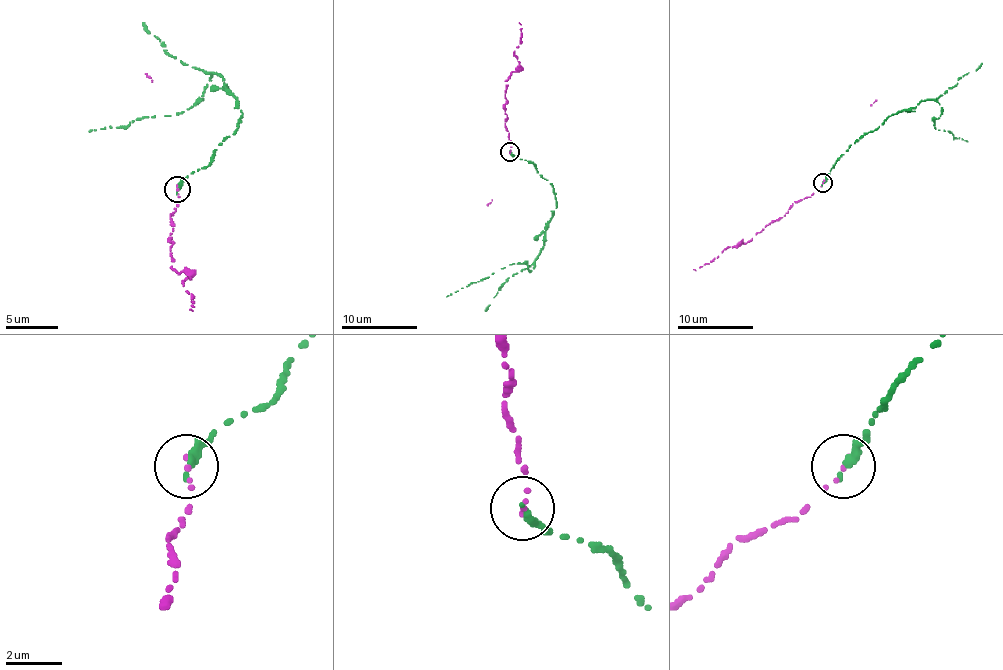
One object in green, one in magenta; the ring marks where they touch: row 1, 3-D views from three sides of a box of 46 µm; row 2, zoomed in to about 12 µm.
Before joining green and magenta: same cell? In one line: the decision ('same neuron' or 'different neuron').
different neuron

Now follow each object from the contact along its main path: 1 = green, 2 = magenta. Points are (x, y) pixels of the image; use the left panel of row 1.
1: (177, 189), (206, 166), (240, 121), (243, 113), (219, 74), (211, 74), (198, 100), (180, 113), (88, 132)
2: (177, 189), (177, 205), (169, 216), (169, 255), (172, 265), (190, 278), (183, 281), (193, 302), (190, 310)

